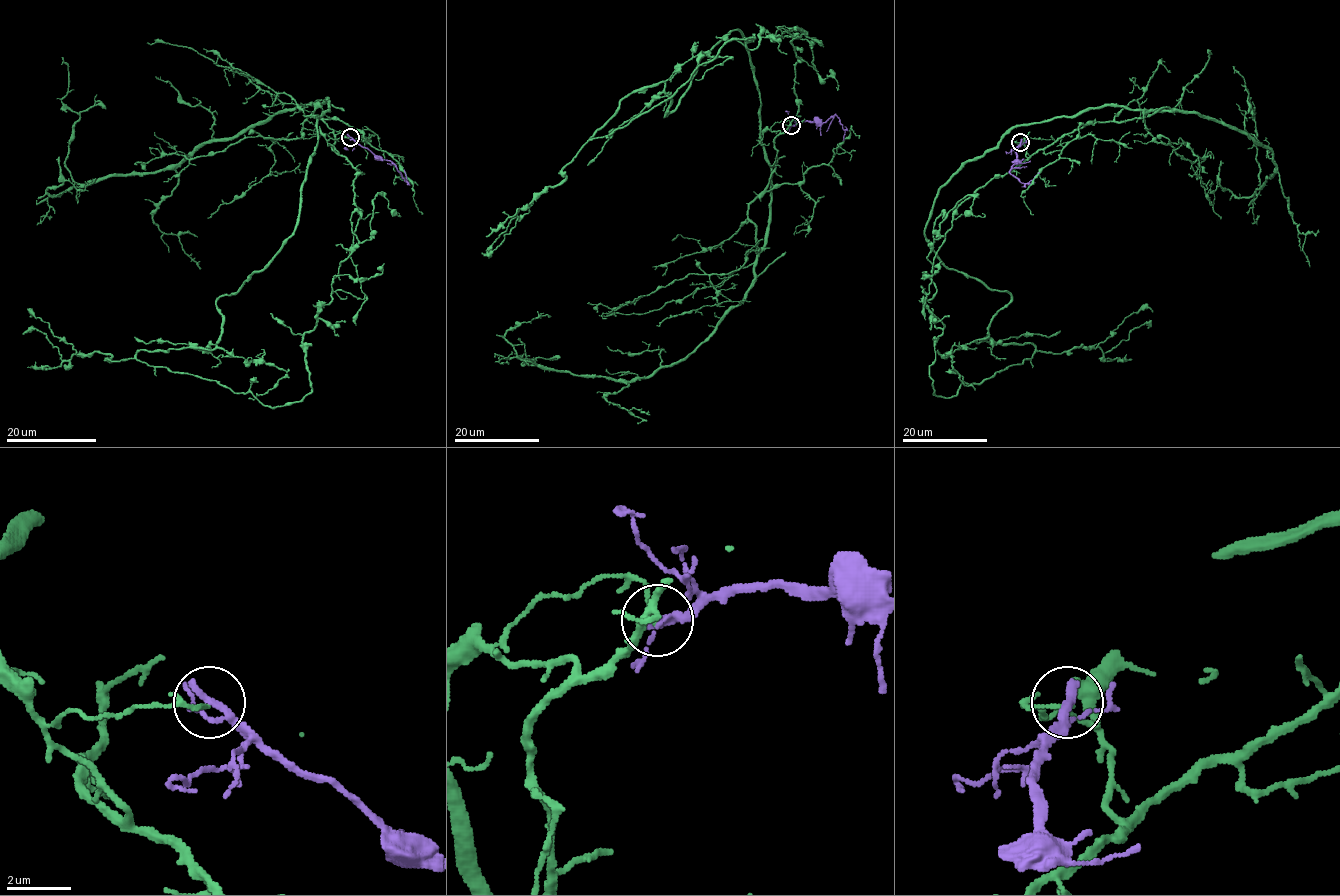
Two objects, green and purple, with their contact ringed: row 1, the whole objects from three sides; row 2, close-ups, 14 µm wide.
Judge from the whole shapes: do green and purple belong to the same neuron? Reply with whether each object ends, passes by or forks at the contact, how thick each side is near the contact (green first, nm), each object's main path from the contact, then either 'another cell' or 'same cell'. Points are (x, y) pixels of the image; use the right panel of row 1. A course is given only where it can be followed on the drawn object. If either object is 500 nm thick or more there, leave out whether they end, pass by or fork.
green ends there; purple passes by; 120 nm thick on the green side, 240 nm on the other; green runs (1020, 142), (1144, 113), (939, 190), (977, 342), (1035, 351), (948, 398), (927, 255), (982, 213); purple runs (1020, 142), (1016, 149), (1017, 163), (1009, 172), (1025, 184), (1039, 173); another cell

